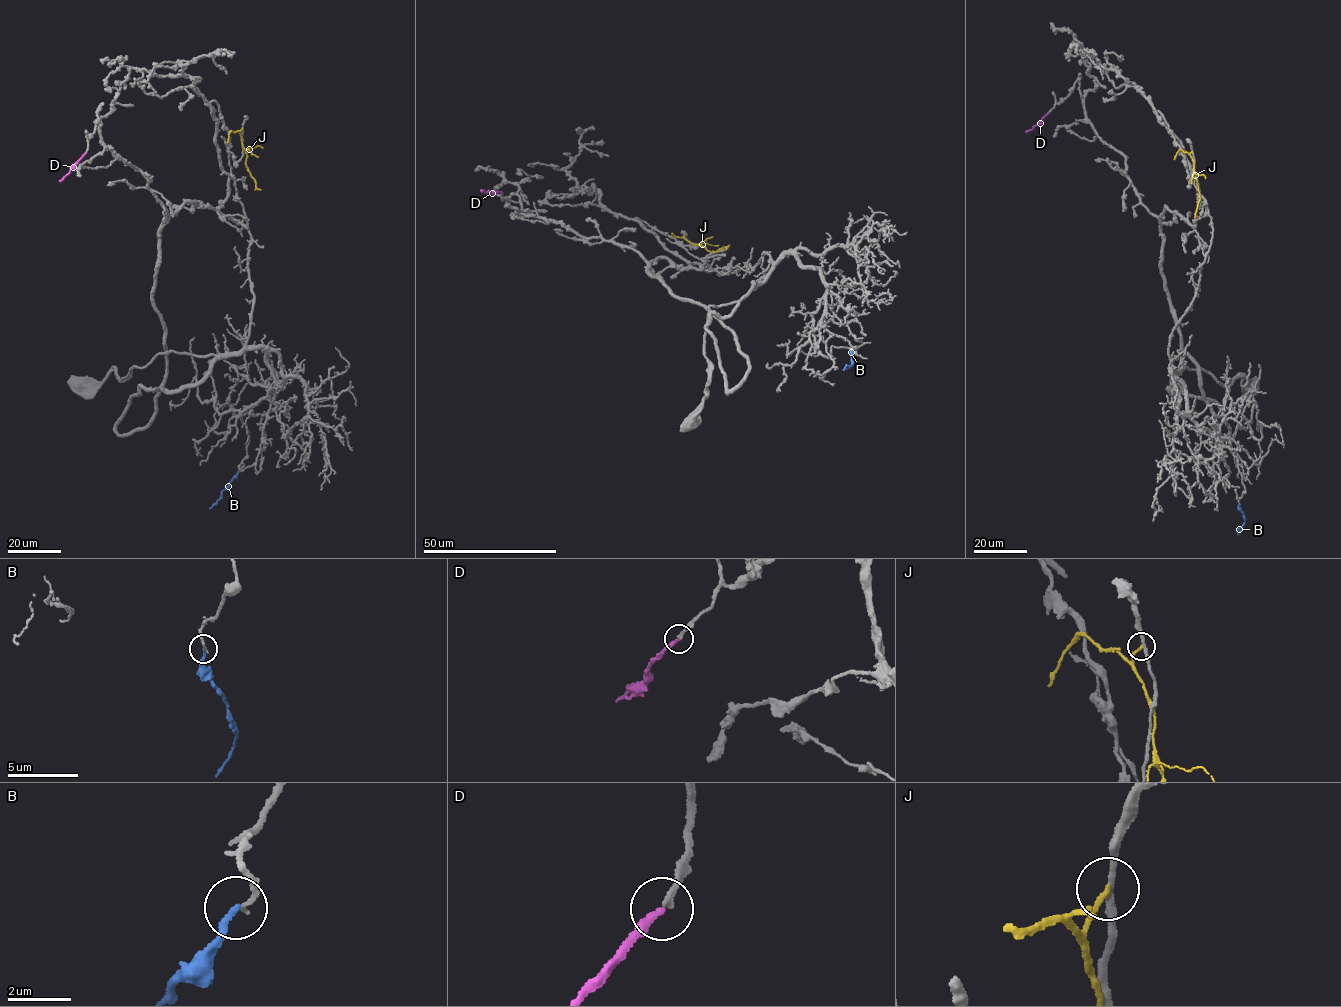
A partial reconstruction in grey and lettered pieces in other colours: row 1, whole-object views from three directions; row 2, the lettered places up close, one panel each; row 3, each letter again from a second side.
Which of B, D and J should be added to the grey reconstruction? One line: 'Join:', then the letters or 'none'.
Join: D

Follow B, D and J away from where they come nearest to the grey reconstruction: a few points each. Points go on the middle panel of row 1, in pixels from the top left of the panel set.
B: (852, 349), (851, 366), (846, 364), (843, 370)
D: (500, 192), (490, 194), (480, 189)
J: (686, 239), (709, 251), (729, 245)

